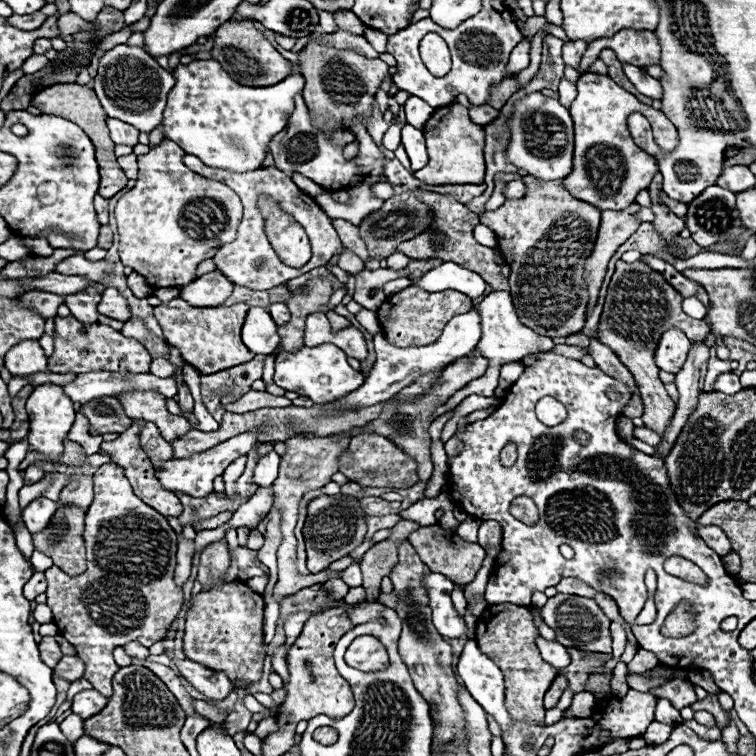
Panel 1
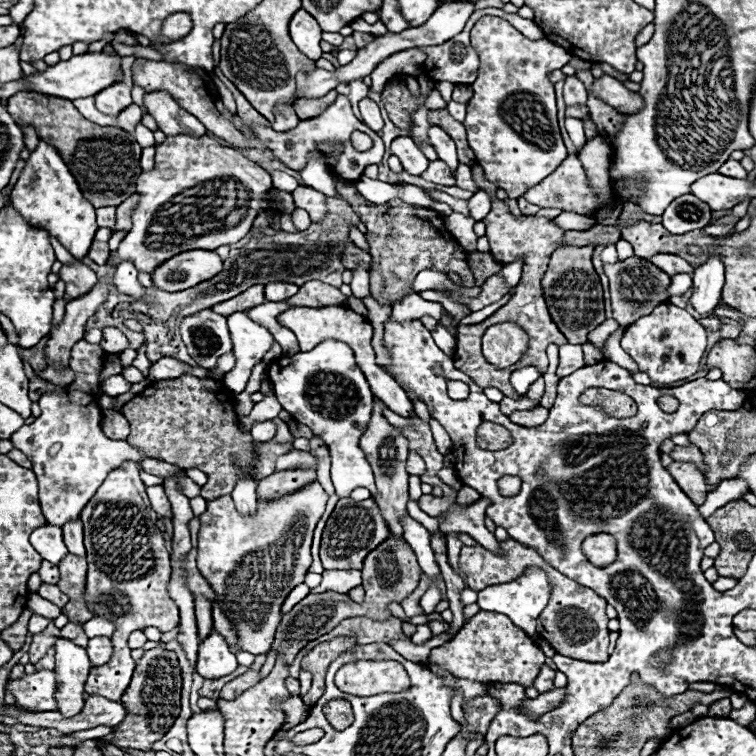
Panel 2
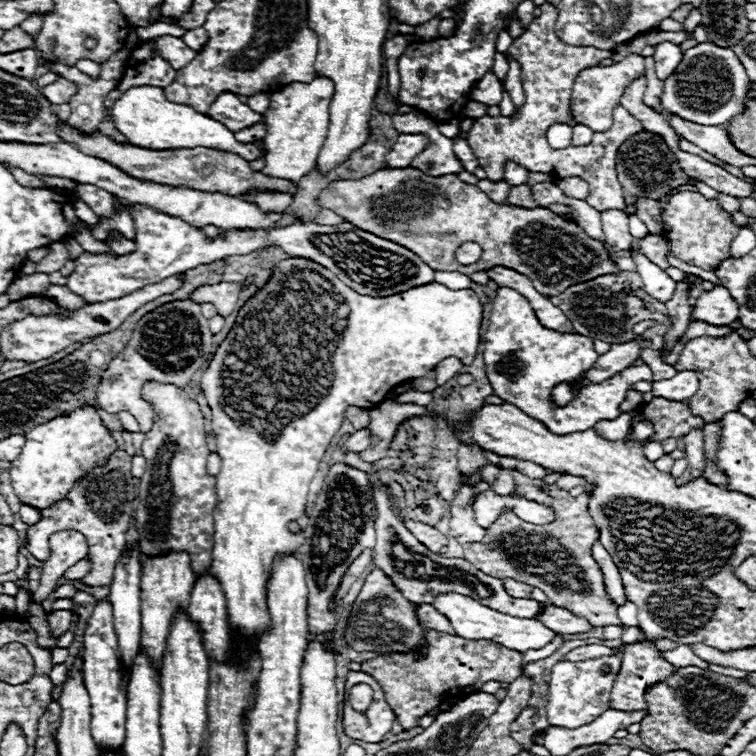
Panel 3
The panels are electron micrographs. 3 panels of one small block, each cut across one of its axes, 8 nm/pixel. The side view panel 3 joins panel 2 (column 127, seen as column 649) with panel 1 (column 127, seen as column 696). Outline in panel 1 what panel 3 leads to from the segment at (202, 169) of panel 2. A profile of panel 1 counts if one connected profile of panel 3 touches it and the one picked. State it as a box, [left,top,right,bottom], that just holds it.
[114,140,242,288]

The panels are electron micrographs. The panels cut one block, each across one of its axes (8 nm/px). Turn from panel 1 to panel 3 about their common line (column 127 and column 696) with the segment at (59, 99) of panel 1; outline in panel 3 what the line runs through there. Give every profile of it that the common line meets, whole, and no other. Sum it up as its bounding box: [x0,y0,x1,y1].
[616,132,700,204]

